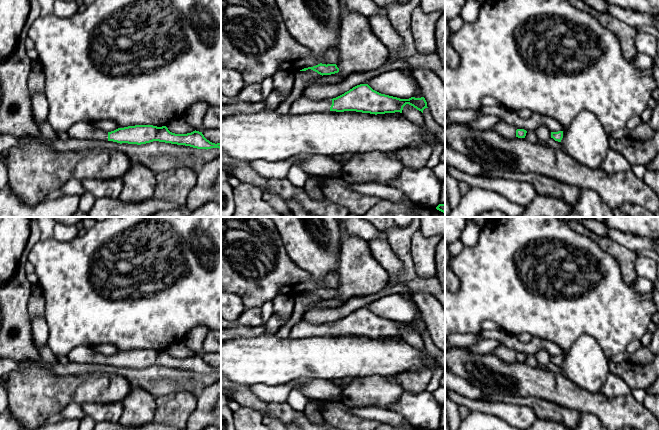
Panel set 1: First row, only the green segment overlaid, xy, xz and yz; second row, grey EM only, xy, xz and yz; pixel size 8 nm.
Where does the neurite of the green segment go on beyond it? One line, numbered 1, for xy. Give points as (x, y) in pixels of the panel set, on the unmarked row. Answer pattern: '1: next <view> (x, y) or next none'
1: next xy (80, 354)

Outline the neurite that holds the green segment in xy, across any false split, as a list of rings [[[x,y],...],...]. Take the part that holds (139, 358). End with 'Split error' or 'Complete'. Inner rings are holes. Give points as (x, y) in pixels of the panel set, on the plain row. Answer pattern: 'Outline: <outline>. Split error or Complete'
Outline: [[[78,345],[67,355],[70,362],[75,363],[98,363],[117,367],[146,368],[153,365],[185,369],[197,373],[221,373],[221,367],[212,367],[207,364],[202,356],[193,355],[187,358],[175,358],[166,350],[135,349],[118,352],[111,356],[105,356],[92,350],[90,346]]]. Split error

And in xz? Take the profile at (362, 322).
Outline: [[[360,308],[333,323],[314,325],[302,319],[292,327],[290,336],[299,339],[311,335],[356,335],[377,339],[402,337],[406,328],[413,330],[422,337],[425,332],[428,332],[424,321],[400,323],[381,318],[373,314],[368,308]]]. Split error

